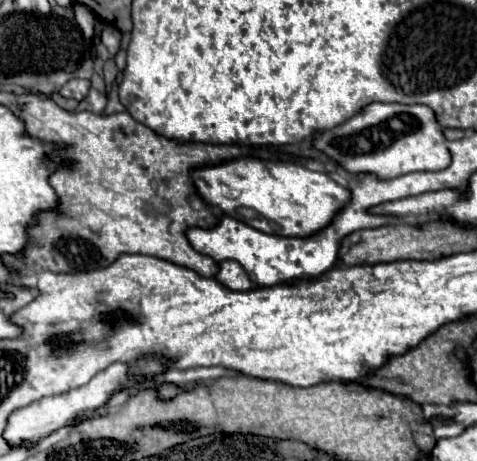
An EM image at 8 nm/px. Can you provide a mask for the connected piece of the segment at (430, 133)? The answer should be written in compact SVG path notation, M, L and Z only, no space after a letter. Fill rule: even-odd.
M374 102L342 126L318 132L314 136L314 146L340 162L348 172L370 172L378 178L396 178L408 172L424 170L444 170L448 168L448 162L452 162L444 130L428 106Z

